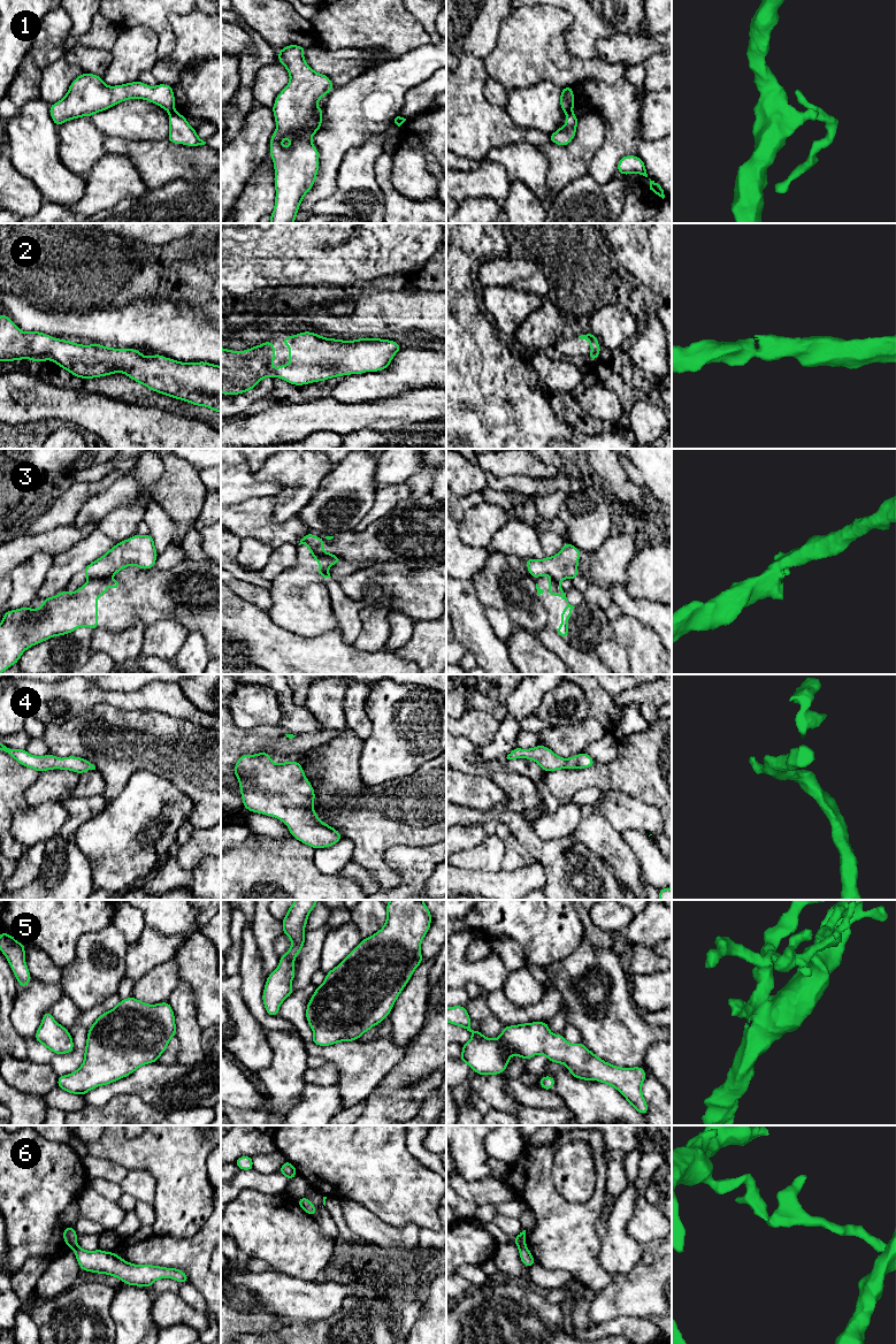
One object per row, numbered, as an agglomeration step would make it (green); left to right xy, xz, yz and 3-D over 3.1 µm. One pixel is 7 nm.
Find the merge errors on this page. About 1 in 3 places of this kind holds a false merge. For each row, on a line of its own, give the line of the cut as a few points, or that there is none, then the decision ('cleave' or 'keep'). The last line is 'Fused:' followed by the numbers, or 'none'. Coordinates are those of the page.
1: xy (174, 111), (169, 113) | cleave
2: no cut | keep
3: xz (307, 544), (319, 554), (332, 556) | cleave
4: no cut | keep
5: no cut | keep
6: yz (525, 1243), (518, 1246) | cleave
Fused: 1, 3, 6

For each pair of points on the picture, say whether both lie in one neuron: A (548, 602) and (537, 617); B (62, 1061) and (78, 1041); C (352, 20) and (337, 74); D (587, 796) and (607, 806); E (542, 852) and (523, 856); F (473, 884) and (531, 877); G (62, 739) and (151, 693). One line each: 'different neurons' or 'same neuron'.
A: different neurons
B: same neuron
C: different neurons
D: different neurons
E: different neurons
F: same neuron
G: different neurons

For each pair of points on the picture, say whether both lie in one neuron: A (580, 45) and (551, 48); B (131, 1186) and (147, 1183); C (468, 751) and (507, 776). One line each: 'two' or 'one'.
A: two
B: one
C: one

